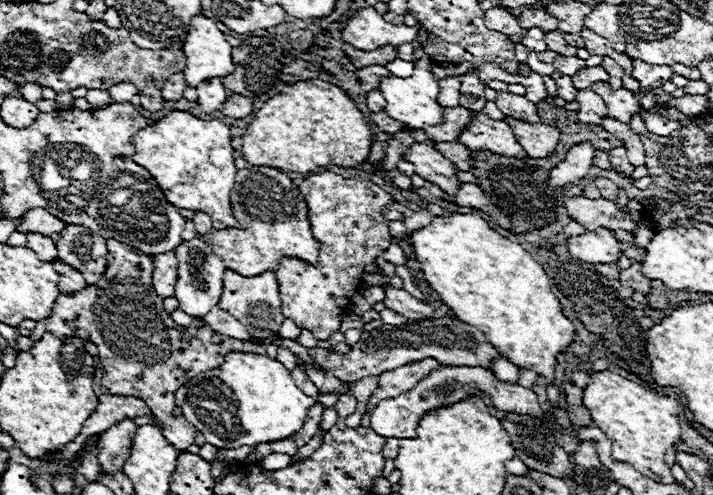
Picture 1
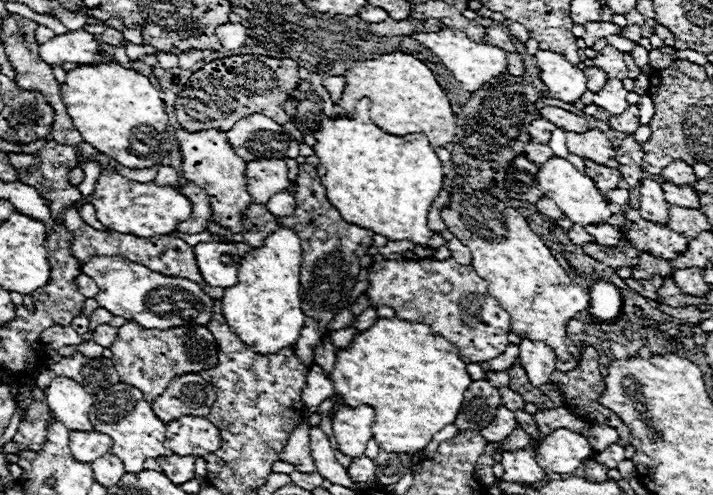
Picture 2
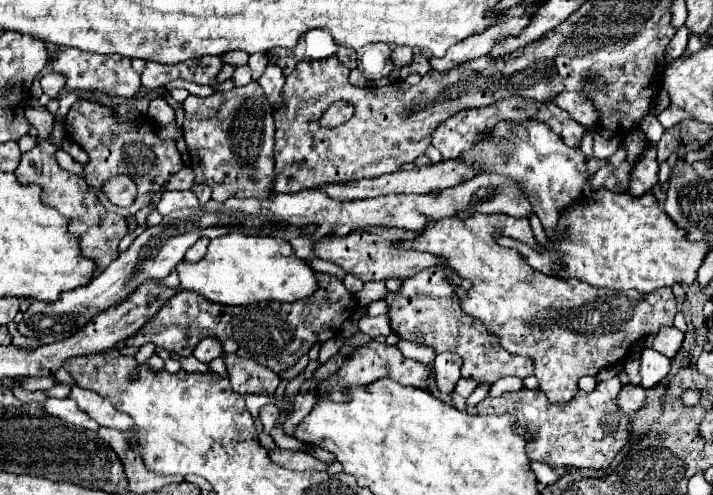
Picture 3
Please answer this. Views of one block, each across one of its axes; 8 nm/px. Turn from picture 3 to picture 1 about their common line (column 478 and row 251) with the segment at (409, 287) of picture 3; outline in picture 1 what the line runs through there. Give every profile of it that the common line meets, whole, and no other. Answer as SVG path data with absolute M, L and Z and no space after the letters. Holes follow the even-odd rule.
M330 170L308 176L298 188L310 208L310 224L316 240L320 242L320 256L318 264L304 264L298 258L280 260L276 280L280 288L282 314L298 328L306 328L316 338L328 340L340 330L342 314L346 312L352 296L362 288L364 266L372 264L392 242L382 208L394 204L394 200L386 190L370 180L342 178Z

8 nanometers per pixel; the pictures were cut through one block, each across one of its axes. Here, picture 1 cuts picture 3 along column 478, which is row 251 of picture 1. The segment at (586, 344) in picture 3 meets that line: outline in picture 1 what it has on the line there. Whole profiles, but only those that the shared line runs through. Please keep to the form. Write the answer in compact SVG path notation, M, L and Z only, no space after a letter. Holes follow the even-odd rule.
M250 166L238 170L236 188L232 190L230 200L234 206L234 216L244 226L244 230L216 230L204 212L196 212L192 218L198 230L198 238L210 244L210 248L224 260L226 268L242 276L258 276L266 270L274 272L282 256L292 256L304 260L306 264L316 264L320 242L312 236L308 204L288 174L268 166Z

